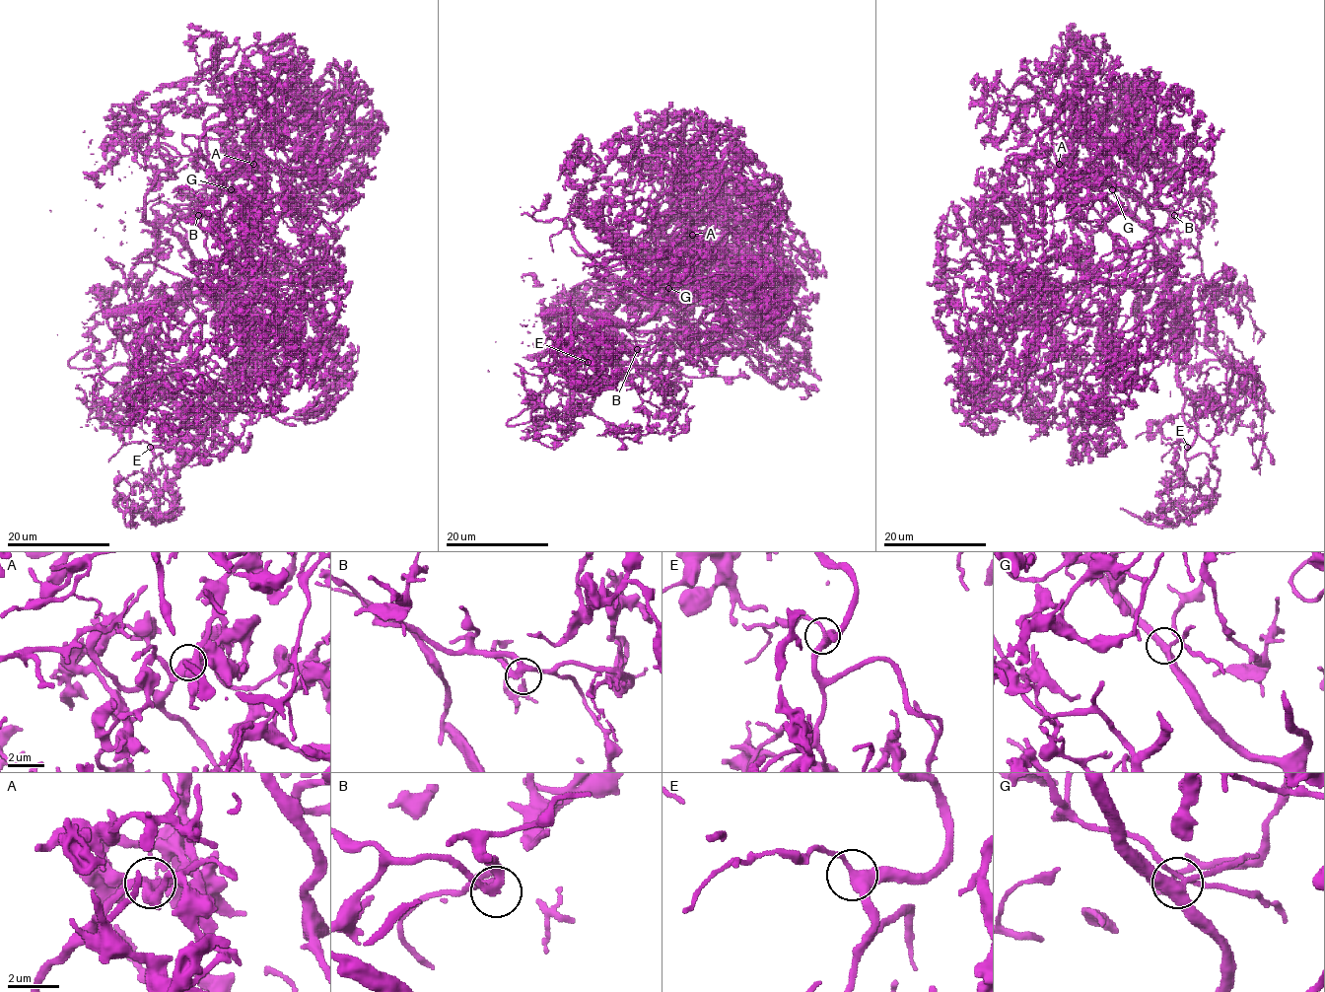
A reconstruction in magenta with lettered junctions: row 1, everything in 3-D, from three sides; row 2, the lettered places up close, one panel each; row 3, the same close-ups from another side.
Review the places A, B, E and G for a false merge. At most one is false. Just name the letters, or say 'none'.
none

